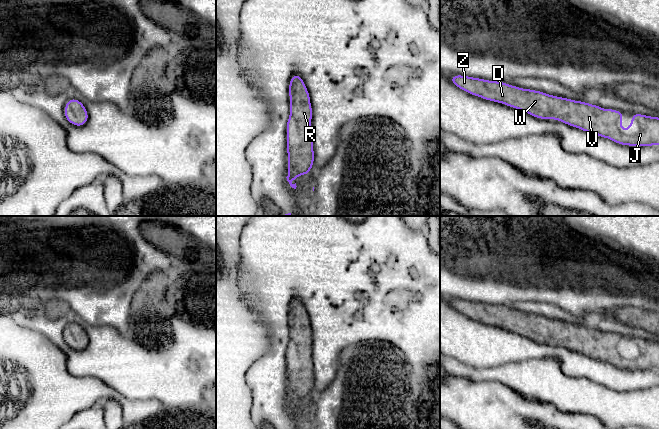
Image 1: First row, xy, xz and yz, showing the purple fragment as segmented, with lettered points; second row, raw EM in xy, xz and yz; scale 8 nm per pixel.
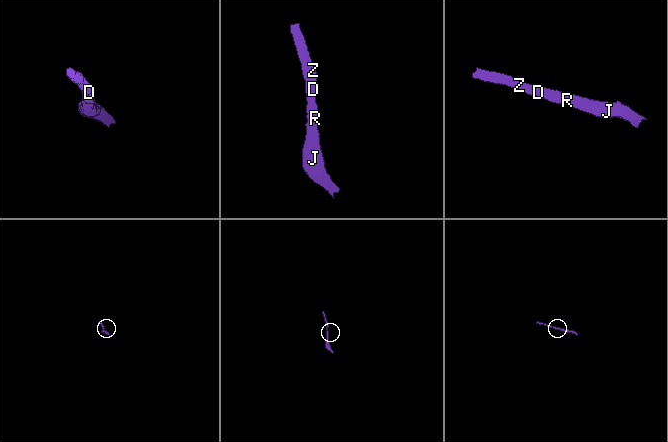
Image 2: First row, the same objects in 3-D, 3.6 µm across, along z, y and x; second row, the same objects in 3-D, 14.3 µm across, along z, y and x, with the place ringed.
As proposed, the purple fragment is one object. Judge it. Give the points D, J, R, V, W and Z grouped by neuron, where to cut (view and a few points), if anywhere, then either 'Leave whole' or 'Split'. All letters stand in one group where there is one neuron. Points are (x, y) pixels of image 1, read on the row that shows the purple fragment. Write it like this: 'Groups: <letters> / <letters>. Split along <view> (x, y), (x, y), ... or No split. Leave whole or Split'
Groups: D J R V W Z. No split. Leave whole

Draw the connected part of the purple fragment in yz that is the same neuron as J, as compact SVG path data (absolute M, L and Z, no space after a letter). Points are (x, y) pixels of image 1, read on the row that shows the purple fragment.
M452 75L450 81L471 95L517 108L538 119L559 120L620 145L659 145L658 117L633 113L630 128L623 130L620 123L624 113L615 109L603 109L598 105L523 89L500 81L464 75Z

